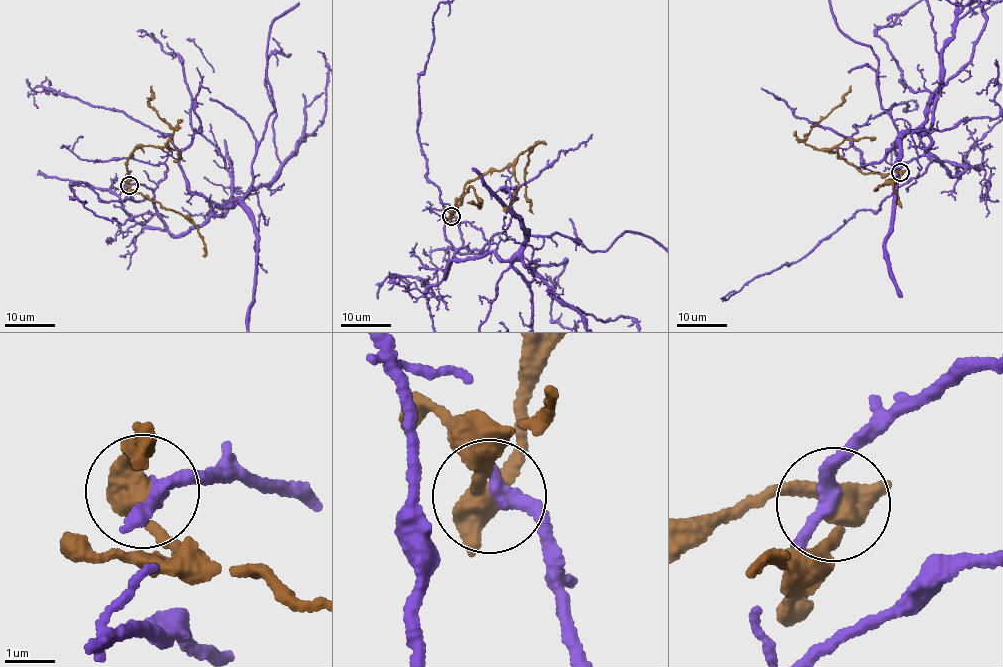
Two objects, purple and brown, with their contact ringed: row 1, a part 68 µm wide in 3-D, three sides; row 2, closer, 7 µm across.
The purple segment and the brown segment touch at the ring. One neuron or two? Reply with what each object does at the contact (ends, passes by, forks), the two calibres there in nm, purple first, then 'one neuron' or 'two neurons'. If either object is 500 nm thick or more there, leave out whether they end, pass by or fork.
purple passes by; brown forks there; 260 nm thick on the purple side, 400 nm on the other; two neurons

